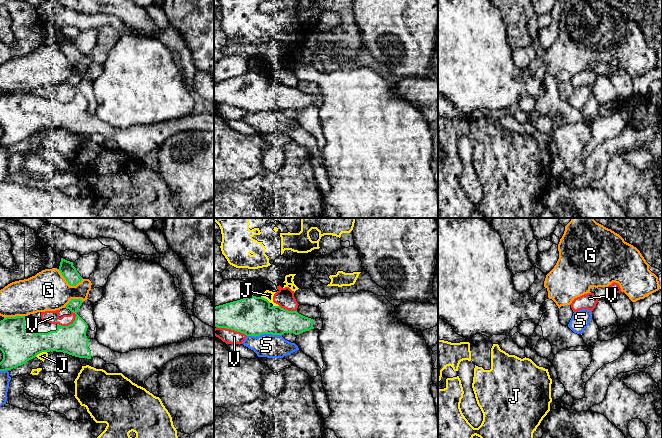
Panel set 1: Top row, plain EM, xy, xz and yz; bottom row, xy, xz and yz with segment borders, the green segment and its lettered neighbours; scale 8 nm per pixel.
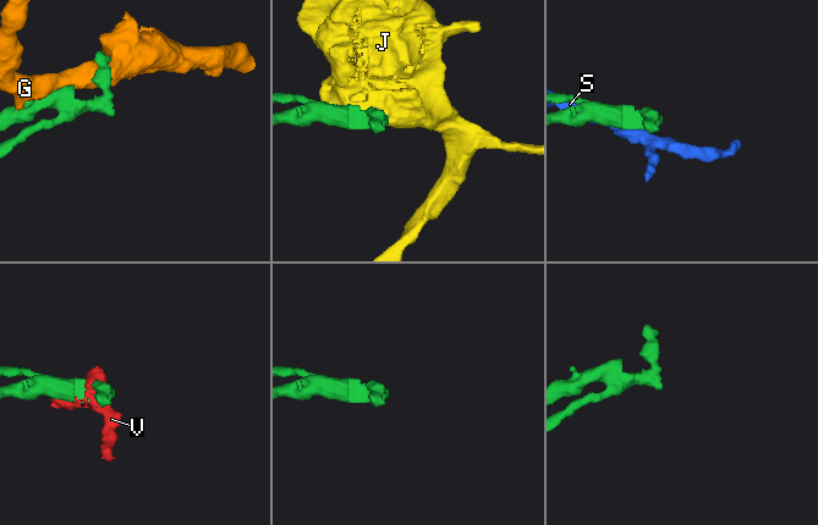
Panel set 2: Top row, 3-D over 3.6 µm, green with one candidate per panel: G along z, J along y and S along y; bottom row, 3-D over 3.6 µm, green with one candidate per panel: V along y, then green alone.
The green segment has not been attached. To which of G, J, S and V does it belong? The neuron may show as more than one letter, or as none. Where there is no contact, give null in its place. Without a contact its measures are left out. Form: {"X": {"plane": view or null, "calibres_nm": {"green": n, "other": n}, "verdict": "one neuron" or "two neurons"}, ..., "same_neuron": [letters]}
{"G": {"plane": "xy", "calibres_nm": {"green": 120, "other": 320}, "verdict": "two neurons"}, "J": {"plane": "xy", "calibres_nm": {"green": 280, "other": 70}, "verdict": "two neurons"}, "S": {"plane": "xz", "calibres_nm": {"green": 320, "other": 190}, "verdict": "two neurons"}, "V": {"plane": "xz", "calibres_nm": {"green": 320, "other": 120}, "verdict": "two neurons"}, "same_neuron": []}

